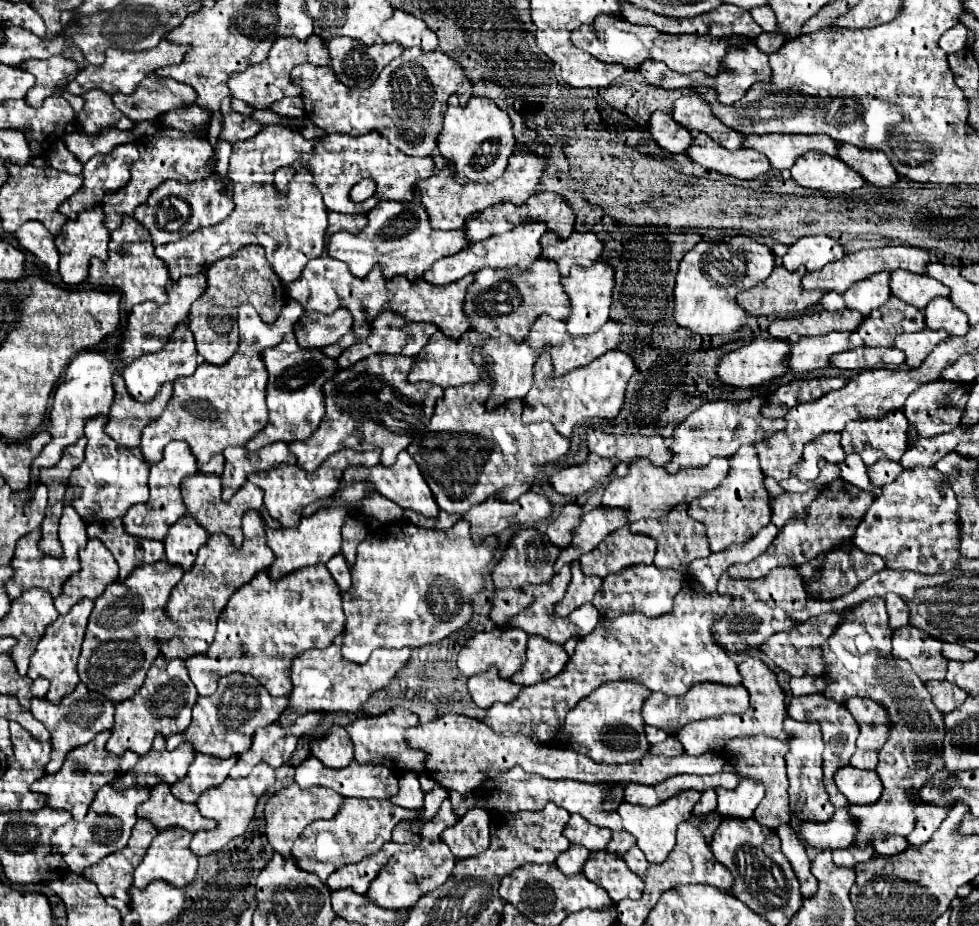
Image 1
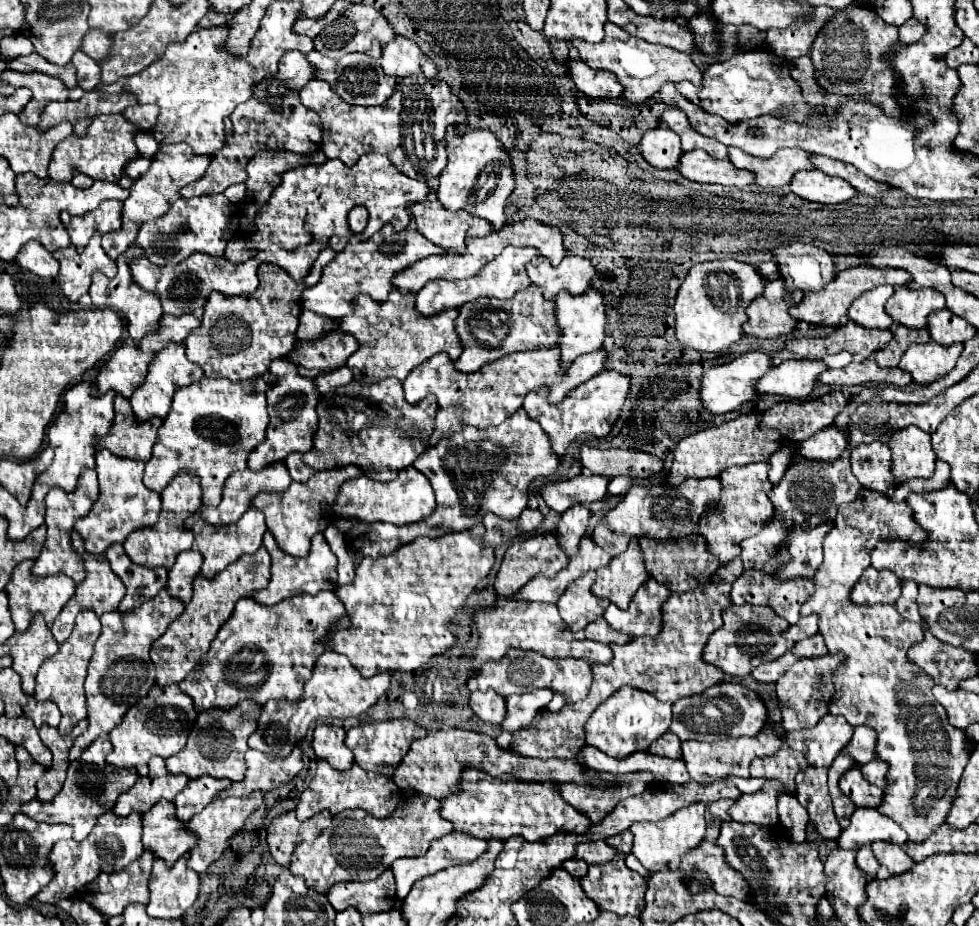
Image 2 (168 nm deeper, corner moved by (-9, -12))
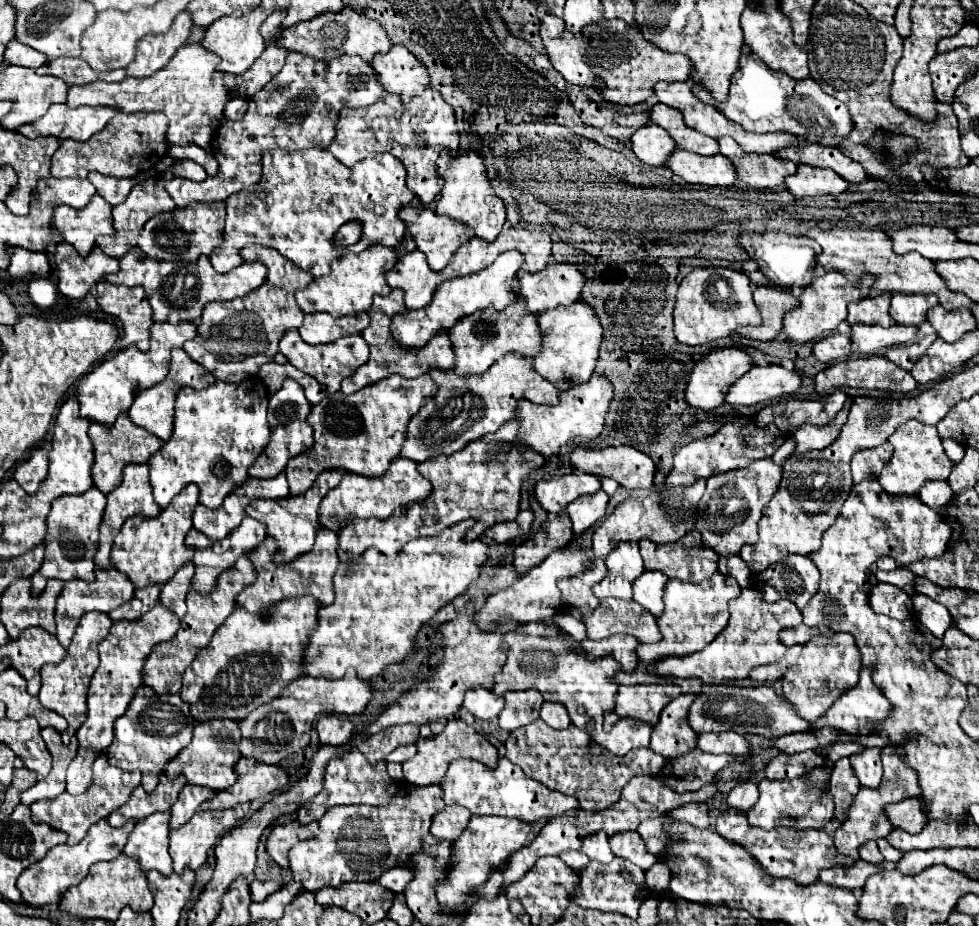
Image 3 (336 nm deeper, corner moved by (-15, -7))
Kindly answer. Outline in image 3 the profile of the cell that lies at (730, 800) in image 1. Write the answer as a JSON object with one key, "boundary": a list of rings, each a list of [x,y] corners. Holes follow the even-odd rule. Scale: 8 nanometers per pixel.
{"boundary":[[[817,765],[811,773],[809,779],[797,777],[793,781],[769,781],[763,779],[759,781],[759,791],[761,797],[759,801],[747,811],[747,819],[751,825],[761,827],[761,829],[775,829],[775,827],[793,827],[793,829],[823,829],[827,821],[833,817],[833,801],[831,793],[825,789],[827,785],[827,771],[823,765]]]}

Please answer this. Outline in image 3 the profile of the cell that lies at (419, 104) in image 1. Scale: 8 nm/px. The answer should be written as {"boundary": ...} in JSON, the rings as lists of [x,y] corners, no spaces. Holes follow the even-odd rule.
{"boundary":[[[427,91],[427,97],[429,95],[431,95],[431,101],[429,99],[423,101],[423,95],[421,95],[421,101],[411,105],[405,105],[399,99],[383,97],[383,101],[369,107],[343,109],[337,123],[337,135],[331,141],[329,151],[347,167],[353,167],[357,161],[363,159],[363,155],[391,153],[393,157],[403,161],[405,169],[409,169],[407,187],[411,187],[415,197],[419,197],[421,205],[429,205],[439,195],[439,189],[441,189],[435,161],[439,159],[443,149],[449,149],[449,153],[453,155],[459,149],[459,131],[457,131],[453,109],[441,99],[439,93]],[[425,105],[427,109],[423,109]]]}

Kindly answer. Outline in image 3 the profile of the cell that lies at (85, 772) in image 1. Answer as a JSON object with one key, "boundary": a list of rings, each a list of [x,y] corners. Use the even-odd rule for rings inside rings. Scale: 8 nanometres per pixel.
{"boundary":[[[101,755],[101,757],[97,757],[93,761],[92,772],[93,783],[83,795],[73,797],[69,793],[63,793],[63,795],[59,795],[53,801],[37,801],[35,805],[31,805],[33,821],[47,823],[51,829],[67,833],[67,845],[79,843],[93,823],[105,819],[111,811],[115,811],[121,805],[125,805],[129,795],[131,795],[131,791],[141,783],[141,773],[127,773],[123,769],[111,766],[105,759],[105,755]]]}

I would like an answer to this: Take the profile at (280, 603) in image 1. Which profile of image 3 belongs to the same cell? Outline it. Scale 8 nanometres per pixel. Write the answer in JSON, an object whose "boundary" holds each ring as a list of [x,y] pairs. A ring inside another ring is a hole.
{"boundary":[[[295,597],[271,607],[269,615],[247,613],[237,607],[215,631],[207,649],[183,673],[181,699],[191,705],[191,717],[199,723],[213,719],[241,721],[259,705],[277,697],[283,685],[301,677],[299,667],[307,637],[315,631],[319,605],[313,597]]]}

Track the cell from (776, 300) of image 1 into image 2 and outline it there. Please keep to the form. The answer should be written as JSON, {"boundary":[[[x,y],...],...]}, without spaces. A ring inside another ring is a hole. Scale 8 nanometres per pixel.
{"boundary":[[[773,280],[765,284],[765,292],[755,298],[749,308],[749,320],[743,324],[747,336],[757,338],[777,338],[783,334],[791,334],[797,328],[797,320],[789,316],[789,306],[801,300],[803,292],[787,292],[785,282]]]}

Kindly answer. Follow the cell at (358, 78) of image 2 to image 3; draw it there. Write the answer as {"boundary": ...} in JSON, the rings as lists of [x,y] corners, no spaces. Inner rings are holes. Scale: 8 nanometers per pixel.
{"boundary":[[[289,53],[287,61],[285,61],[283,69],[279,71],[279,75],[275,77],[275,81],[269,81],[259,93],[255,93],[255,97],[249,99],[249,109],[247,109],[245,117],[241,121],[223,121],[223,125],[215,131],[215,137],[211,143],[211,153],[219,161],[219,173],[215,177],[207,177],[201,183],[173,177],[171,181],[167,181],[167,193],[181,209],[187,207],[191,201],[199,201],[199,203],[227,201],[229,195],[239,193],[241,189],[251,187],[259,181],[261,153],[265,149],[275,149],[275,143],[279,149],[285,149],[285,151],[299,151],[299,149],[309,149],[309,147],[327,149],[335,137],[335,133],[331,133],[331,131],[335,131],[341,109],[367,107],[367,105],[373,105],[375,101],[379,101],[383,95],[385,95],[385,91],[377,83],[373,67],[357,55],[343,55],[337,59],[329,59],[329,61],[317,61],[317,59],[311,59],[301,53]]]}

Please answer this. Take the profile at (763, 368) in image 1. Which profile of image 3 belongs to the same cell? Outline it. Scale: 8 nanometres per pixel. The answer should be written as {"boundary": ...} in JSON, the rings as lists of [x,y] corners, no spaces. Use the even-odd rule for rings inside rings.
{"boundary":[[[723,347],[723,349],[713,349],[711,353],[707,353],[705,357],[701,357],[691,375],[689,375],[689,381],[687,381],[687,387],[685,387],[685,401],[691,405],[691,407],[697,407],[697,409],[703,409],[703,411],[713,411],[715,407],[723,405],[723,393],[727,393],[727,389],[739,379],[743,377],[747,371],[751,369],[751,363],[749,363],[749,355],[741,349],[735,349],[735,347]]]}

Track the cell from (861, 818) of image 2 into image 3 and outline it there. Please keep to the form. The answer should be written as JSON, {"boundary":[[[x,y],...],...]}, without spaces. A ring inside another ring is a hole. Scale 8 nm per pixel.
{"boundary":[[[905,799],[895,805],[887,805],[887,817],[897,829],[903,829],[907,833],[919,833],[923,825],[927,825],[927,805],[919,799]]]}

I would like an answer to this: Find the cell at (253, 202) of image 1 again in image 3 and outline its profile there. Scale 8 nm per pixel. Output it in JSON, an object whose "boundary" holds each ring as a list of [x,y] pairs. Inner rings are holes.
{"boundary":[[[133,247],[127,255],[119,259],[121,269],[115,275],[103,277],[103,281],[113,285],[127,285],[127,287],[143,287],[153,309],[153,321],[157,323],[195,323],[201,313],[203,305],[209,301],[233,301],[237,297],[245,297],[253,289],[261,287],[265,281],[265,267],[255,263],[243,263],[241,267],[231,269],[229,273],[215,273],[211,267],[209,257],[201,257],[197,263],[169,263],[169,261],[155,261],[149,259],[141,249]]]}

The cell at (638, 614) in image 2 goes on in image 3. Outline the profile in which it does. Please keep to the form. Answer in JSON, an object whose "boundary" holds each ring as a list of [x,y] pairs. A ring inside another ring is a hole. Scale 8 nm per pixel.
{"boundary":[[[643,571],[633,581],[633,599],[643,605],[647,611],[651,611],[653,617],[659,617],[663,613],[663,589],[667,583],[667,575],[659,571]]]}

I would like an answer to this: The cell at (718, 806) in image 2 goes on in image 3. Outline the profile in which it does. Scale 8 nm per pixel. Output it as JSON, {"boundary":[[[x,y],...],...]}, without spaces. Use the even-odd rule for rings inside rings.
{"boundary":[[[741,781],[737,783],[731,791],[729,791],[729,797],[727,797],[727,803],[729,807],[735,807],[735,809],[751,809],[751,805],[755,805],[755,801],[759,799],[759,789],[755,783],[751,781]]]}

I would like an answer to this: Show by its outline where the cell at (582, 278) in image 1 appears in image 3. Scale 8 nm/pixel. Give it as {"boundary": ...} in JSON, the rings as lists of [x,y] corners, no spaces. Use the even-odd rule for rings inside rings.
{"boundary":[[[575,301],[569,307],[557,307],[547,313],[541,313],[537,321],[543,345],[539,355],[533,357],[533,369],[541,373],[541,377],[545,377],[547,381],[555,383],[559,391],[567,391],[575,385],[585,383],[595,369],[599,347],[603,341],[603,327],[595,317],[593,309],[583,301]]]}

